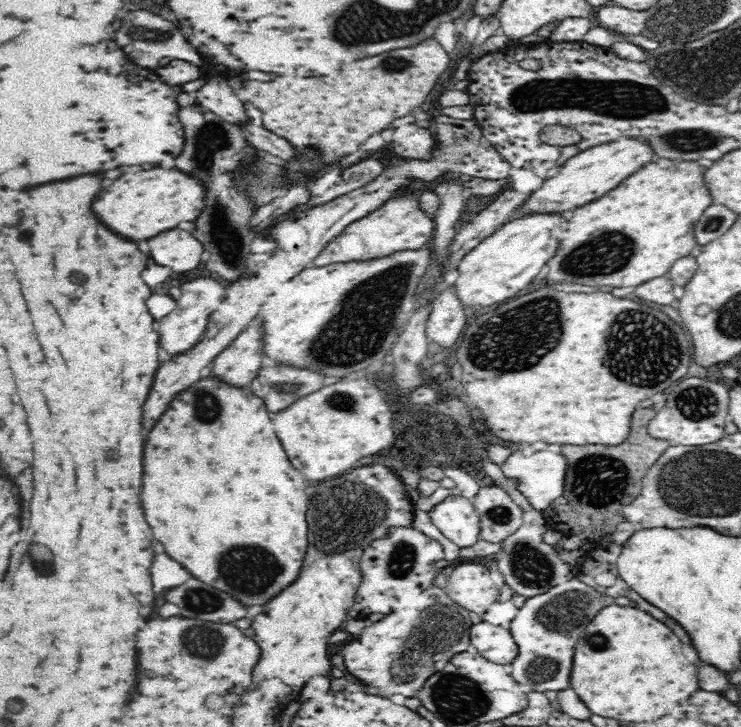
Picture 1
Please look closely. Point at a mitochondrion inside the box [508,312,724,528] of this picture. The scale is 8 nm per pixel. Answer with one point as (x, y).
(597, 479)

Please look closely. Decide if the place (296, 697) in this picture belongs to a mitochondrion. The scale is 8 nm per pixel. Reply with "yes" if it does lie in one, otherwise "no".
no

